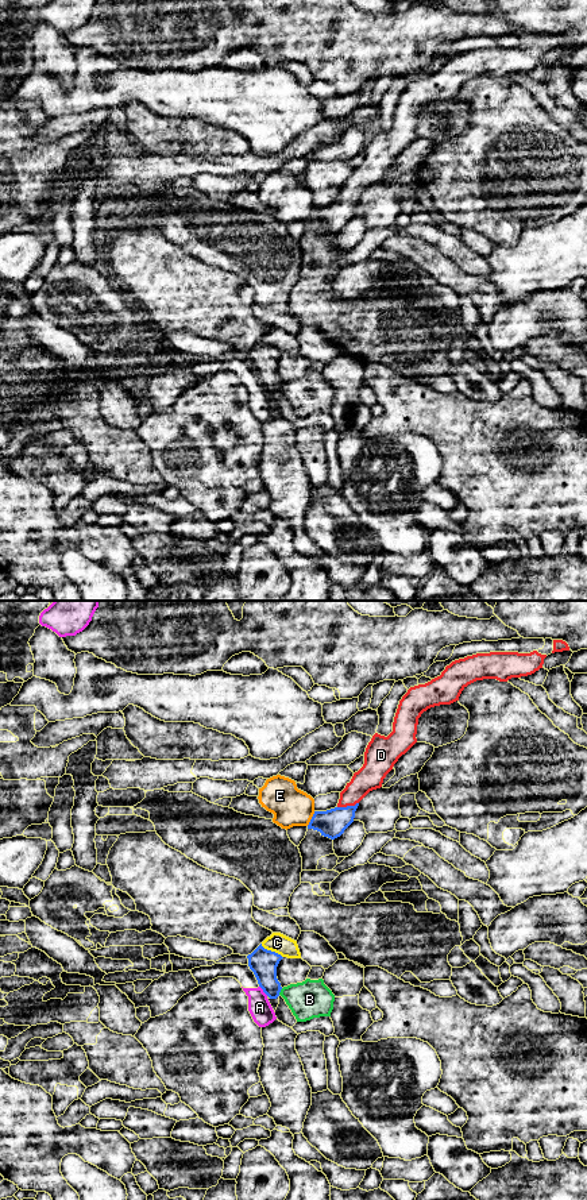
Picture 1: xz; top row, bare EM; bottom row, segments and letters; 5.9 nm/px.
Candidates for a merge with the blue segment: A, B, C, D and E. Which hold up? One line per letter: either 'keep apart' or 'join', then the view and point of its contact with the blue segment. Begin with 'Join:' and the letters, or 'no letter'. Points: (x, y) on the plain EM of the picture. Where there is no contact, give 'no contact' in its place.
Join: D
A: keep apart | xz (263, 386)
B: keep apart | xz (280, 386)
C: keep apart | xz (270, 346)
D: join | xz (347, 201)
E: keep apart | xz (312, 213)

